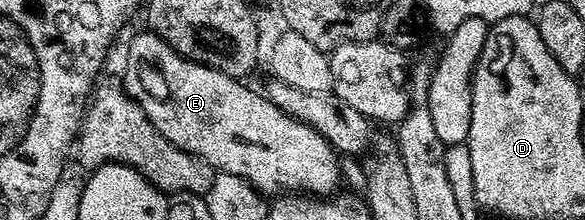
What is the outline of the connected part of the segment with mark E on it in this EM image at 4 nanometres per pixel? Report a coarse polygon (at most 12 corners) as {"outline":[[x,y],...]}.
{"outline":[[142,30],[124,87],[180,150],[266,198],[338,160],[261,91]]}

